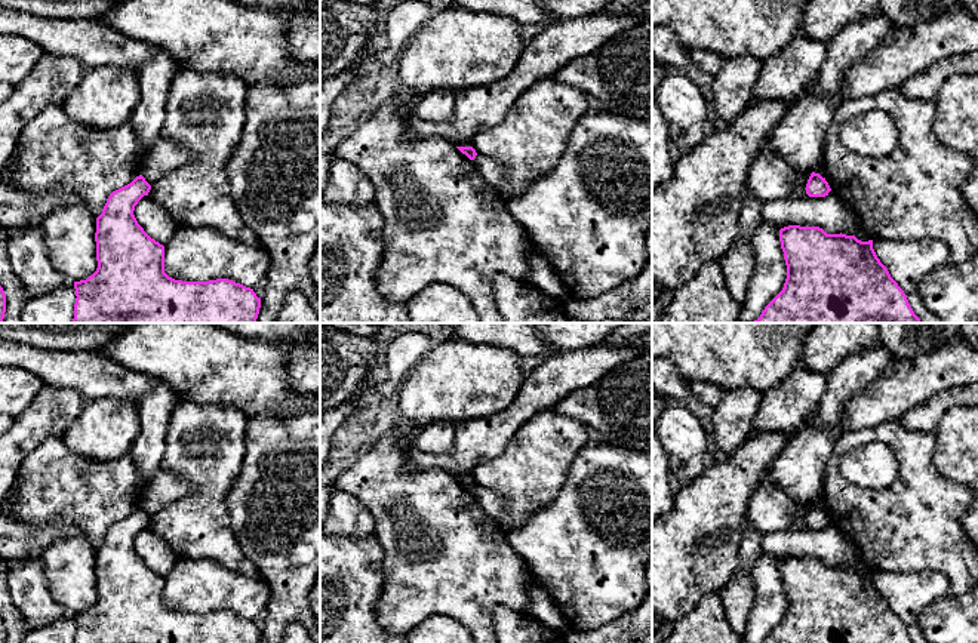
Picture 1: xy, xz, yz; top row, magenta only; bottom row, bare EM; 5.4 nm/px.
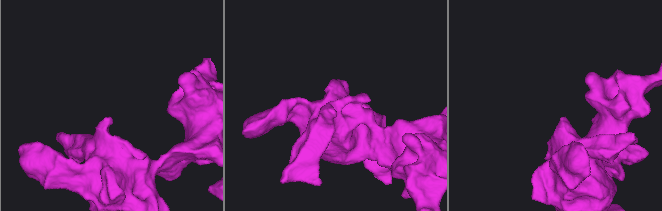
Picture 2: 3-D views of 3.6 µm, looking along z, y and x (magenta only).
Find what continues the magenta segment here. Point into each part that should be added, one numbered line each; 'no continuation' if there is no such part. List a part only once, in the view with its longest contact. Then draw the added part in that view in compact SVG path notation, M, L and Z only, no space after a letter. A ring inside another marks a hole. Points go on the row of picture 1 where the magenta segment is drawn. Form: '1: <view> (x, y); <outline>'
no continuation

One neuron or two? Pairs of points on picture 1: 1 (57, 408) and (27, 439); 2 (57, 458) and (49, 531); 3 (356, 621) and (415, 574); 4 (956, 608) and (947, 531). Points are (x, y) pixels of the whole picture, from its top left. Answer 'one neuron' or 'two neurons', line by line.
1: one neuron
2: two neurons
3: two neurons
4: two neurons

